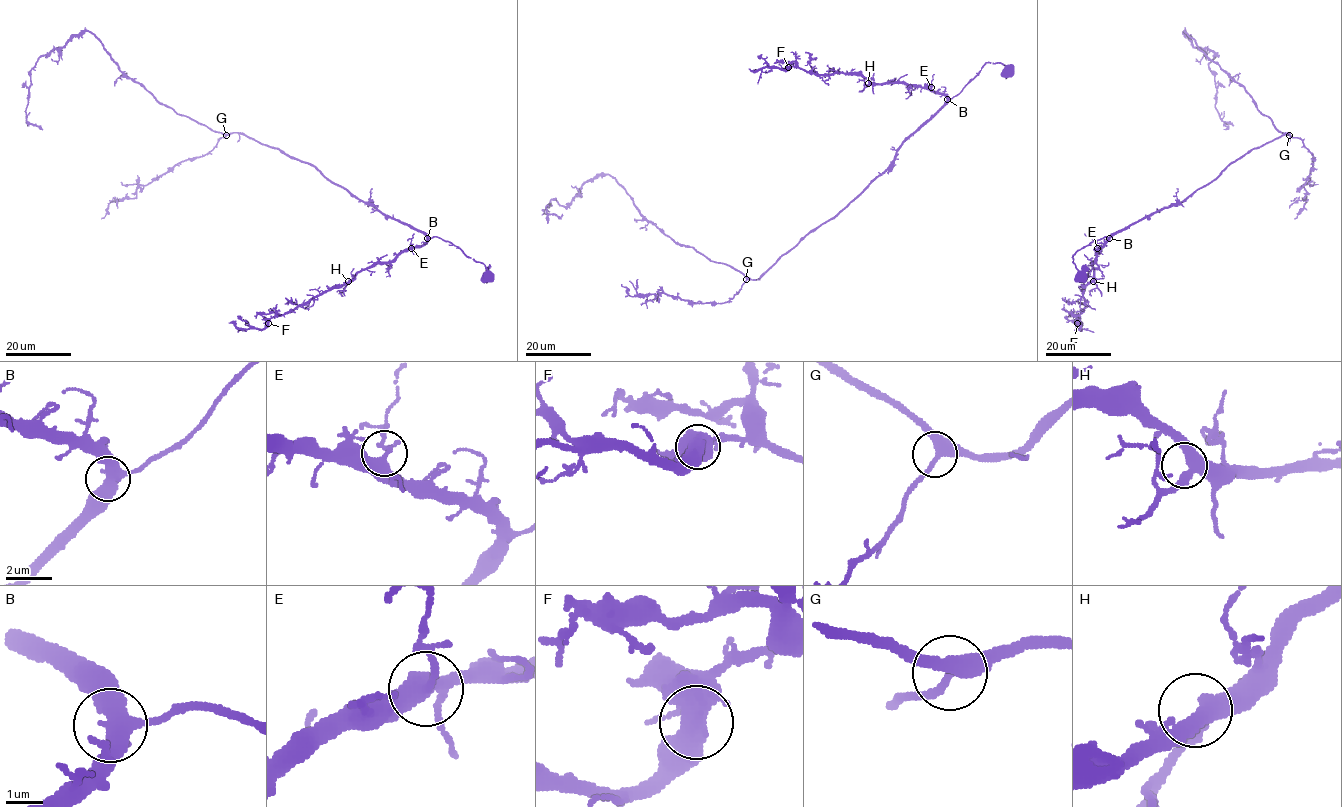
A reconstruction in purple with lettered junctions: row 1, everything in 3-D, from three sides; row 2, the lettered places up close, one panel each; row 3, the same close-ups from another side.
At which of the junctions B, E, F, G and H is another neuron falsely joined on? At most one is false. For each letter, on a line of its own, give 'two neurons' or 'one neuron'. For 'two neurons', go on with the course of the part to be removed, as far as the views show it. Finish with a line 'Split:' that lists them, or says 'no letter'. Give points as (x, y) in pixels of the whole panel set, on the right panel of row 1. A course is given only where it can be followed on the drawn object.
B: one neuron
E: one neuron
F: two neurons; course (1077, 323), (1077, 329), (1094, 332)
G: one neuron
H: one neuron
Split: F

